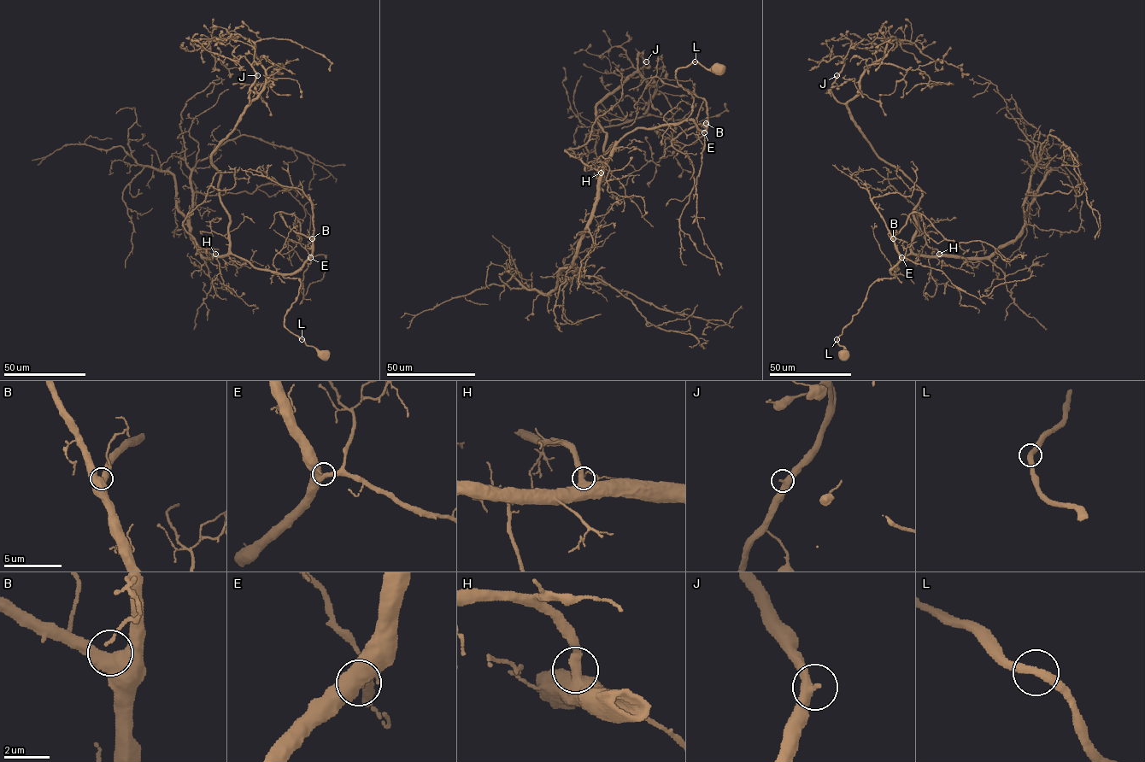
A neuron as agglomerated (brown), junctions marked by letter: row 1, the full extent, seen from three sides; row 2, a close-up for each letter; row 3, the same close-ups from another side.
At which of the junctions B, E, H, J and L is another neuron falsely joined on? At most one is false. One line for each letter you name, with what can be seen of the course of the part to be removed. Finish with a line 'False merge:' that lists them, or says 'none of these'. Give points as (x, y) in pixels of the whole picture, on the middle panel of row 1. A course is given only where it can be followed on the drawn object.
False merge: none of these

